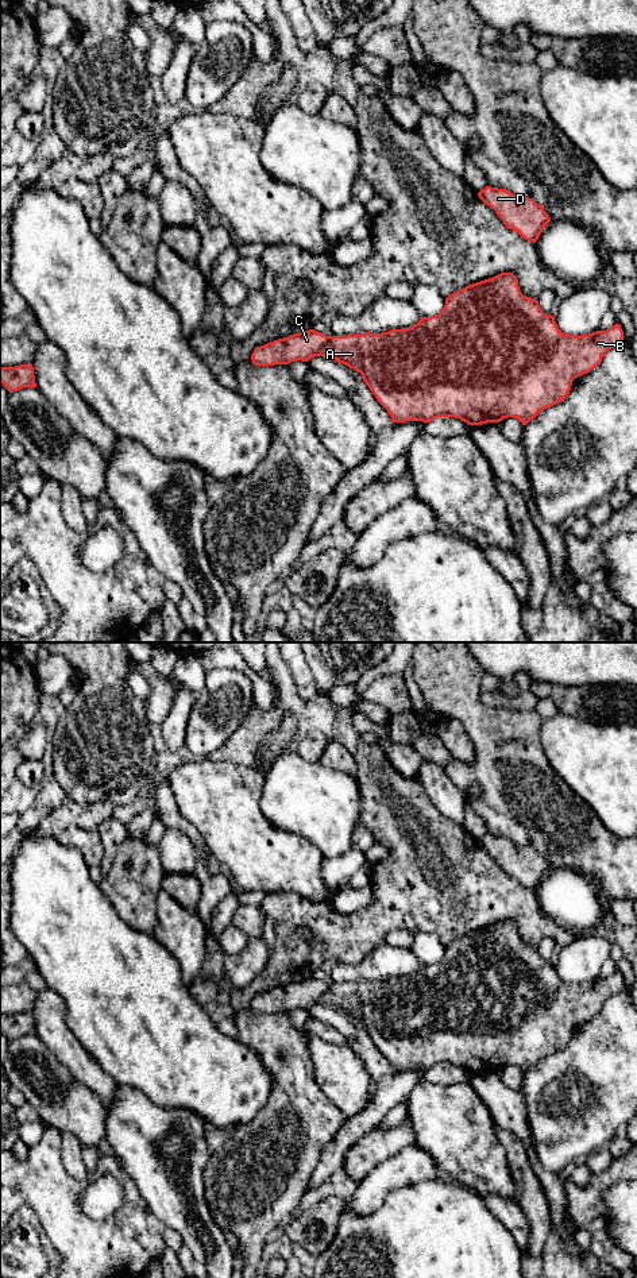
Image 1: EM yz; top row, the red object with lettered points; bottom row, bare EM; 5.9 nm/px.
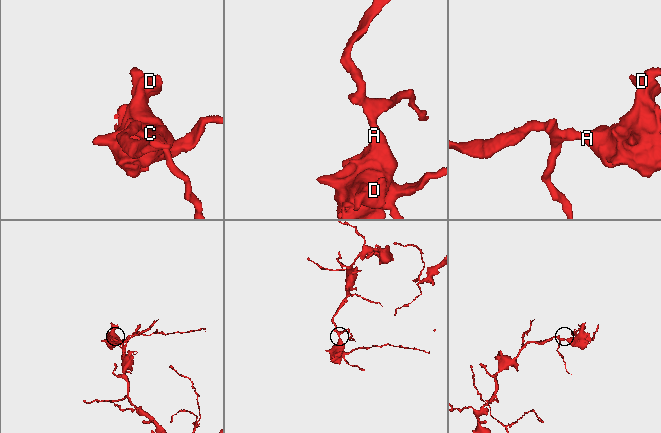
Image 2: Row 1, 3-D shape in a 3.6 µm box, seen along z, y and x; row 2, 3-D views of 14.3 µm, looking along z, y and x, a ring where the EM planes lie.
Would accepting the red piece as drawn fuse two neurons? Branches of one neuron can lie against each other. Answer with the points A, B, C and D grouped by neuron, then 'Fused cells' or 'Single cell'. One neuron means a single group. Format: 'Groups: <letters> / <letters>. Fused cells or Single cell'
Groups: A B C D. Single cell

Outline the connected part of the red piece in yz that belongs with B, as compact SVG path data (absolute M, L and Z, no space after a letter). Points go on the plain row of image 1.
M501 920L455 939L445 946L439 962L421 965L413 974L347 984L327 984L309 977L256 995L251 1008L255 1013L274 1013L308 1009L314 1004L335 1007L362 1022L393 1070L431 1070L437 1065L455 1065L468 1073L482 1073L514 1065L526 1073L544 1057L561 1050L568 1043L572 1028L598 1015L606 1000L624 989L624 985L619 972L588 982L563 981L555 964L545 962L537 947L521 941L513 920Z

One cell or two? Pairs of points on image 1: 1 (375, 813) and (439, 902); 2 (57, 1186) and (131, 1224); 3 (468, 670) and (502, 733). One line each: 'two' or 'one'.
1: one
2: one
3: one

